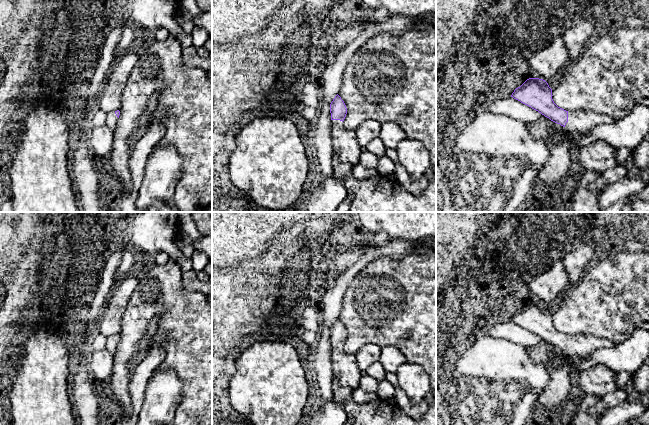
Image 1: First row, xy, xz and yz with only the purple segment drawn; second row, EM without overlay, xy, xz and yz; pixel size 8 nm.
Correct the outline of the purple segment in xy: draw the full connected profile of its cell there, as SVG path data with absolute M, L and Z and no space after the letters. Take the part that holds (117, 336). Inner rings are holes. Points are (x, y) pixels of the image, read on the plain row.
M119 334L114 335L114 336L110 336L110 337L107 338L106 350L110 354L112 354L112 355L115 354L119 339L120 339Z

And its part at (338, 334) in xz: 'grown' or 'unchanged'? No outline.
grown

